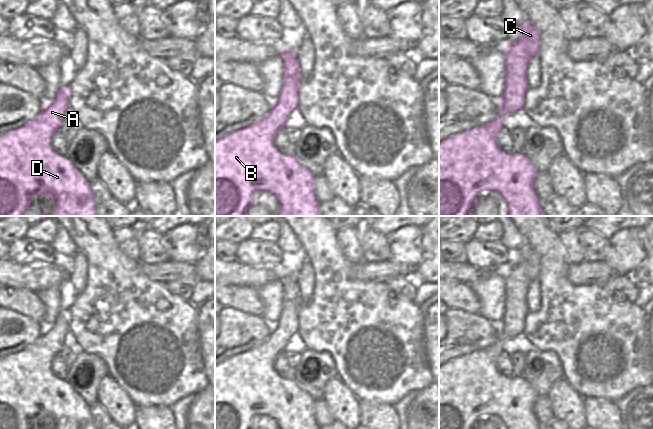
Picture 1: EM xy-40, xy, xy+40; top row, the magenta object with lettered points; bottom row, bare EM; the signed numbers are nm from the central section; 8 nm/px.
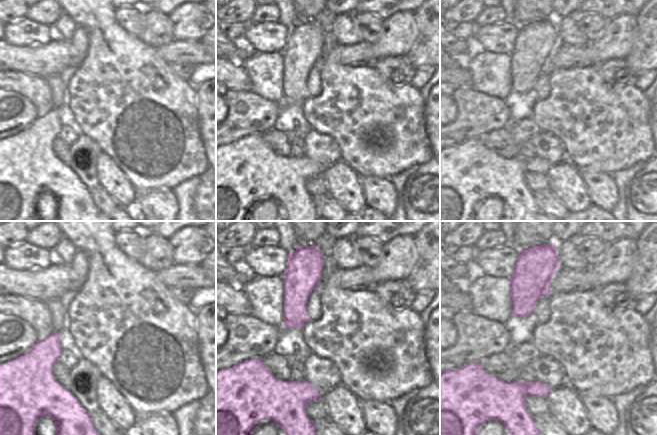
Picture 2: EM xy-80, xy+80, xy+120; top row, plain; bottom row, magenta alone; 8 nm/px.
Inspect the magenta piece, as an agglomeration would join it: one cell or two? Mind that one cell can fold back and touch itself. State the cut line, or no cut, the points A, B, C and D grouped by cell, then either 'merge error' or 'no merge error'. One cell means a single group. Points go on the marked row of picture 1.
cut none; groups A B C D; no merge error

